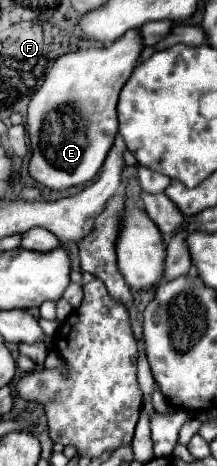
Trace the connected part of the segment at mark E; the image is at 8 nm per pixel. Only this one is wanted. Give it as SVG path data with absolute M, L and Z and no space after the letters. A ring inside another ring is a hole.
M134 30L108 48L86 48L56 60L42 88L28 104L26 122L32 148L28 172L38 184L50 190L66 190L96 178L118 132L118 94L130 78L134 60L142 48L138 30Z

